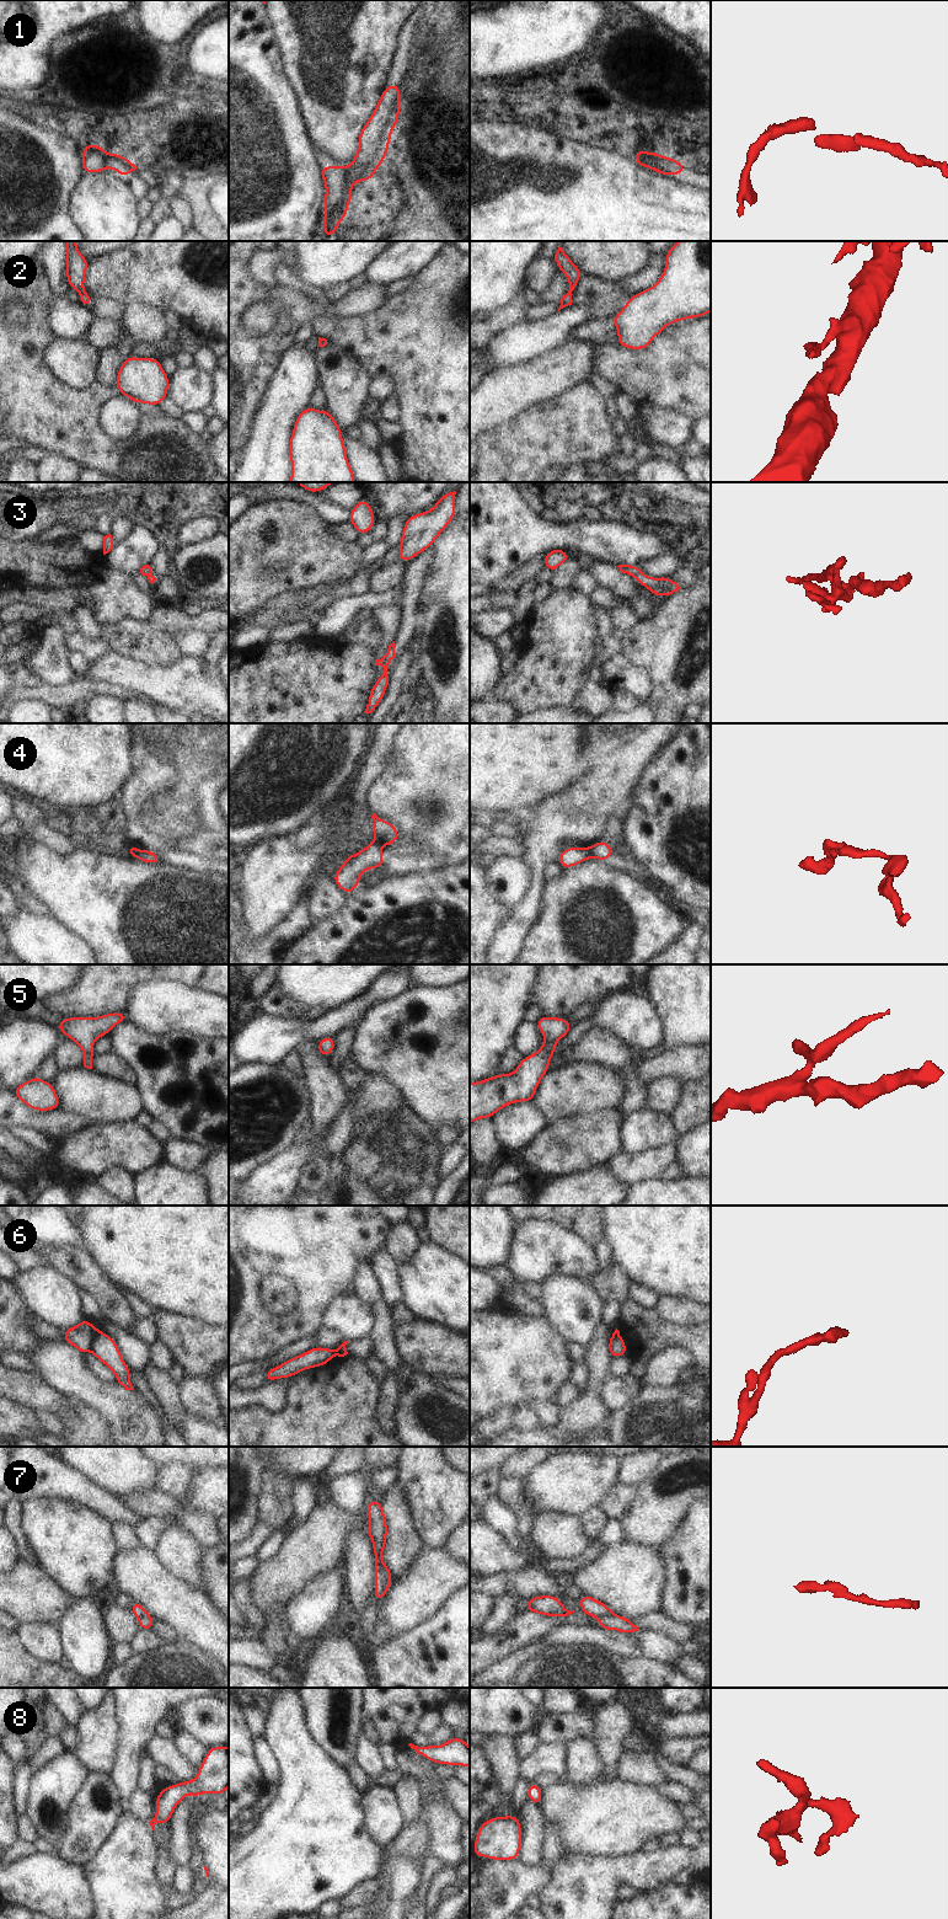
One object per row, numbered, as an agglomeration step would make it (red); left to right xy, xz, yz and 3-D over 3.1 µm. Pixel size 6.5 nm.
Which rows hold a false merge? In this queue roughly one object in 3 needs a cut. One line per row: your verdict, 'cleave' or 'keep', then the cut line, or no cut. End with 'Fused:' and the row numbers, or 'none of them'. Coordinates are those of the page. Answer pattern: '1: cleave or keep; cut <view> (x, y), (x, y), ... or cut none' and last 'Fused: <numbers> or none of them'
1: cleave; cut yz (635, 153), (637, 155), (646, 155), (647, 166)
2: keep; cut none
3: cleave; cut yz (641, 572), (635, 577)
4: cleave; cut yz (589, 848), (593, 856)
5: keep; cut none
6: cleave; cut xy (96, 1329), (89, 1350)
7: cleave; cut yz (612, 1613), (599, 1618)
8: keep; cut none
Fused: 1, 3, 4, 6, 7

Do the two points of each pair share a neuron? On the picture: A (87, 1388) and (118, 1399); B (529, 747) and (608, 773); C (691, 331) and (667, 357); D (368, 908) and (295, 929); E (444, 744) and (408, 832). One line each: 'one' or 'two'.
A: one
B: two
C: two
D: two
E: one

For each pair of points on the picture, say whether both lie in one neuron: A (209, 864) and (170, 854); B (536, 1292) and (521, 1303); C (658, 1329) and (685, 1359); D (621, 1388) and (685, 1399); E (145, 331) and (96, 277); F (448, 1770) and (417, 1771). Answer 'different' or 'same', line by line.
A: same
B: different
C: different
D: different
E: different
F: same

